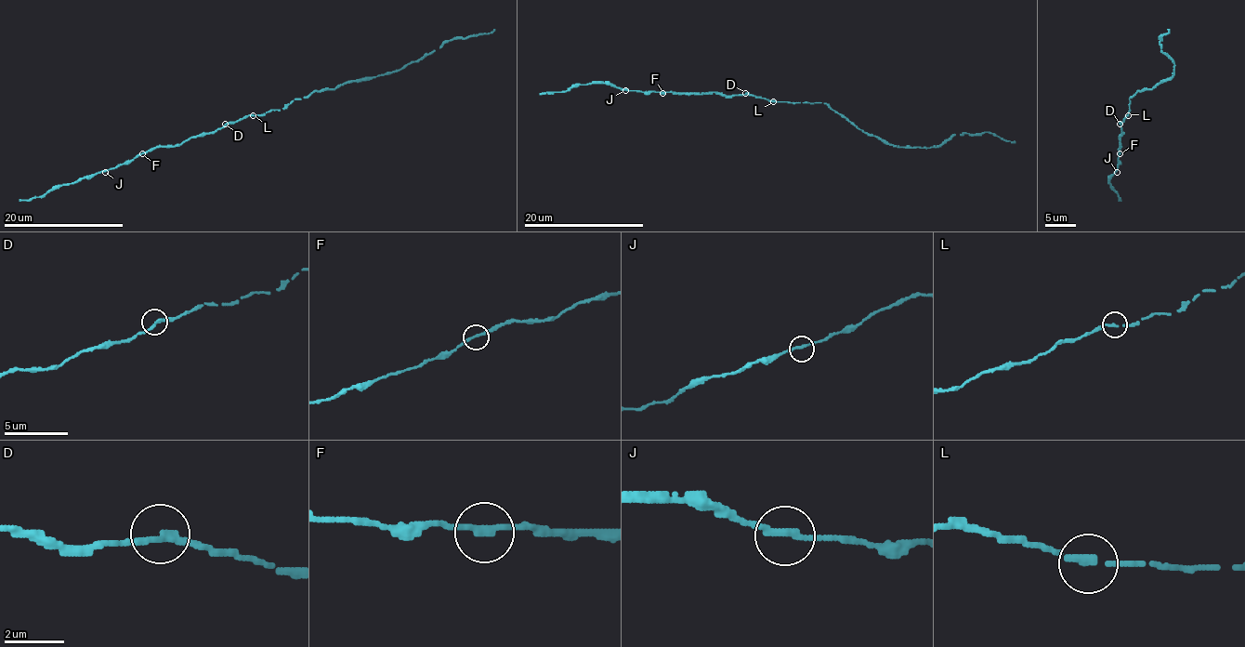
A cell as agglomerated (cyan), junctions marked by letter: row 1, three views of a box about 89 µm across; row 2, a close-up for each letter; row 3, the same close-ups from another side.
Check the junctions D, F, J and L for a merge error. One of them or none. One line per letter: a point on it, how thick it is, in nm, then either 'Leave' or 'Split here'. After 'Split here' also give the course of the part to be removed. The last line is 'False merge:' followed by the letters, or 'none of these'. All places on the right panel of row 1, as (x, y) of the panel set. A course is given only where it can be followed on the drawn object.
D: Place: (1120, 124). Thickness 240 nm. Leave
F: Place: (1120, 153). Thickness 240 nm. Leave
J: Place: (1117, 172). Thickness 240 nm. Leave
L: Place: (1128, 115). Thickness 240 nm. Leave
False merge: none of these

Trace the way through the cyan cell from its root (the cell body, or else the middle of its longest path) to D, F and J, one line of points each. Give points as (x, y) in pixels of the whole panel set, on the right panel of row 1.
D: (1129, 112), (1120, 124)
F: (1129, 112), (1121, 124), (1122, 133), (1118, 137), (1120, 153)
J: (1129, 112), (1121, 124), (1122, 133), (1118, 137), (1121, 144), (1118, 148), (1117, 172)

